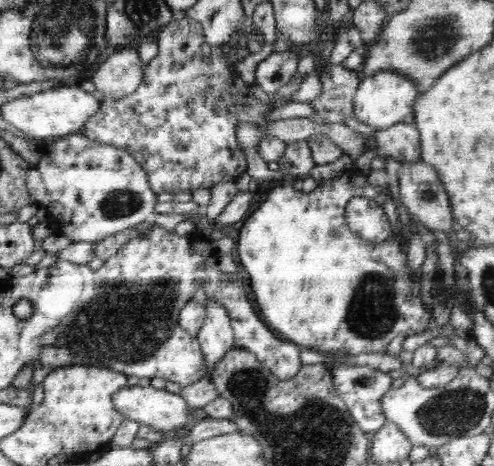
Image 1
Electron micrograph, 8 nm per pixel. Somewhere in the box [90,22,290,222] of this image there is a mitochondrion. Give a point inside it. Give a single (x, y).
(122, 202)

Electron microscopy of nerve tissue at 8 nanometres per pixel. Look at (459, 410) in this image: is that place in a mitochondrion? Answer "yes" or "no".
yes

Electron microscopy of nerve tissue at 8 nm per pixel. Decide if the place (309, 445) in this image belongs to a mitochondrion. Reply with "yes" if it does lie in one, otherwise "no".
yes

